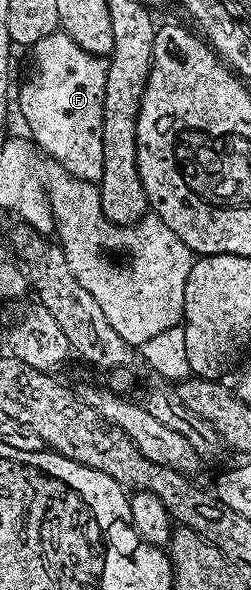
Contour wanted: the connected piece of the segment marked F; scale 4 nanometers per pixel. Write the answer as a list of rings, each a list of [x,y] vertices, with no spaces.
[[[61,29],[34,44],[32,54],[34,73],[16,91],[16,109],[18,107],[30,131],[29,136],[41,152],[44,150],[53,158],[53,162],[65,168],[70,175],[96,183],[103,175],[103,99],[109,60],[80,49]]]

